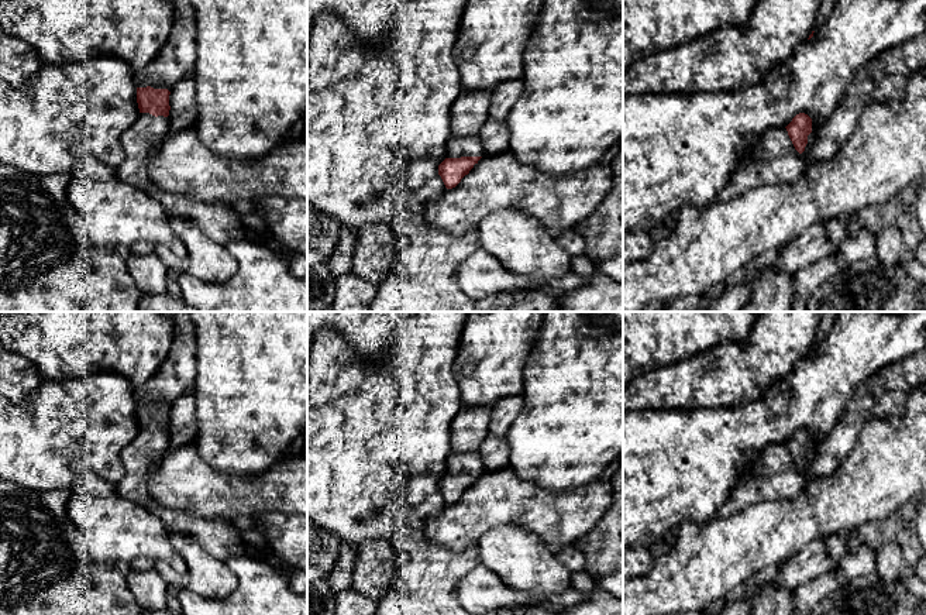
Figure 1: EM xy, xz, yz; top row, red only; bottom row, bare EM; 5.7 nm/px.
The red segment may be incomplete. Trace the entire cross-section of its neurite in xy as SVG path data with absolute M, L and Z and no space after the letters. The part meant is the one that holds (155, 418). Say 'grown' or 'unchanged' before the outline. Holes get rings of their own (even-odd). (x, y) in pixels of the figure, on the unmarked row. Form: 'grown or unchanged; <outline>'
grown; M137 403L140 432L120 453L125 474L114 485L116 491L121 497L156 513L169 532L185 533L220 561L226 563L231 556L238 553L273 559L269 550L242 540L240 530L228 520L176 512L163 506L152 497L149 491L149 473L168 451L169 410L168 405Z

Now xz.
grown; M452 451L447 458L445 468L447 474L438 481L438 491L447 505L455 504L474 481L485 473L485 465L478 451Z

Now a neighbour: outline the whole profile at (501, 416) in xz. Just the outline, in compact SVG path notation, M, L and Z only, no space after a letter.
M510 395L496 402L489 412L489 433L506 439L509 427L524 405L523 395Z

